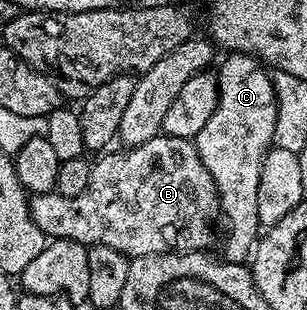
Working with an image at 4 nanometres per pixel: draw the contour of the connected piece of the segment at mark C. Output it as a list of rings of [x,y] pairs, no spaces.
[[[228,53],[223,57],[224,64],[221,65],[220,71],[218,70],[216,108],[210,113],[210,121],[202,125],[202,133],[196,135],[194,142],[202,165],[206,167],[214,181],[221,204],[226,205],[226,211],[228,207],[228,223],[232,228],[228,231],[228,244],[225,245],[223,254],[229,263],[244,263],[251,256],[262,231],[262,224],[258,217],[258,181],[260,171],[264,168],[264,157],[273,146],[276,94],[272,88],[272,78],[259,59],[254,58],[253,55],[235,53]]]

